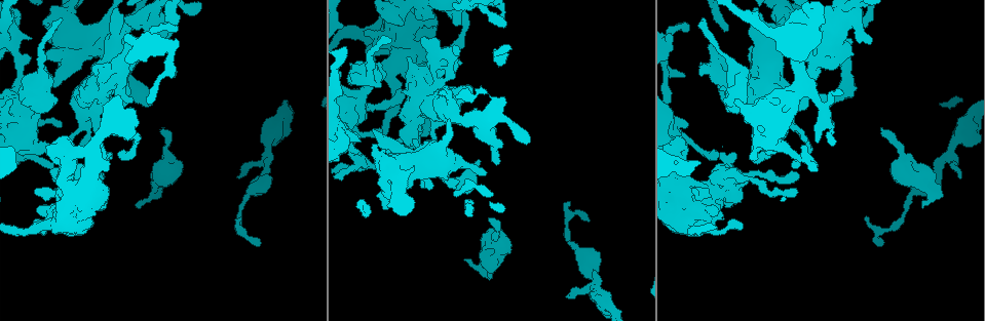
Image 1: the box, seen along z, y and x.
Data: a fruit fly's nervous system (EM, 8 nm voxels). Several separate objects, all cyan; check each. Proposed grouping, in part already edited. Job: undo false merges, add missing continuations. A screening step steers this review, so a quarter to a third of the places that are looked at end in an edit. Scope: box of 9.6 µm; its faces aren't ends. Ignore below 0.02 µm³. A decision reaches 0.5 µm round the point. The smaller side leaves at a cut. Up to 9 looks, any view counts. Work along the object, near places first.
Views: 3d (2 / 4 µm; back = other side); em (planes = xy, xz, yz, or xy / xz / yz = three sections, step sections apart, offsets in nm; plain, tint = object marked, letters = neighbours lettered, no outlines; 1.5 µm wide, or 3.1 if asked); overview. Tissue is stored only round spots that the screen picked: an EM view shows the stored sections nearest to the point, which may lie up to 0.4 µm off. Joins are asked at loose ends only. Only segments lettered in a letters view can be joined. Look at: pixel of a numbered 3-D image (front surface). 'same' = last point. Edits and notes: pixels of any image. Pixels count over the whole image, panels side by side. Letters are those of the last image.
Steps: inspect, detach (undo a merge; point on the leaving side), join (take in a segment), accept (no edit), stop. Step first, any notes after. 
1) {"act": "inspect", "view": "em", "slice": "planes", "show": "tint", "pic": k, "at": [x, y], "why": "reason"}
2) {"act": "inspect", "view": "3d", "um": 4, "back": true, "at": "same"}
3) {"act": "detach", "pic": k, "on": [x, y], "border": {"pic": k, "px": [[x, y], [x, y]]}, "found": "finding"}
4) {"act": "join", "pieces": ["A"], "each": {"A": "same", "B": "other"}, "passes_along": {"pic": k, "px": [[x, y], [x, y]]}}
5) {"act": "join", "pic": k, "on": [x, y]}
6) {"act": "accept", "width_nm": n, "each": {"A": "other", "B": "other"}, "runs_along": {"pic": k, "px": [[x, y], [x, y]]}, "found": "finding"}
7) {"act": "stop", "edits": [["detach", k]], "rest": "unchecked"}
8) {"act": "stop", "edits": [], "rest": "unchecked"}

{"act": "inspect", "view": "3d", "um": 4, "pic": 1, "at": [884, 242], "why": "tapers out"}

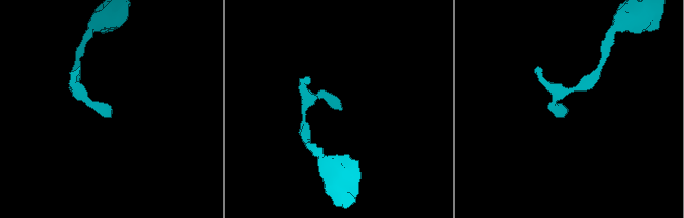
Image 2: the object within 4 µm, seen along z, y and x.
{"act": "inspect", "view": "em", "slice": "planes", "show": "letters", "pic": 2, "at": [112, 110], "why": "shape alone is not enough"}

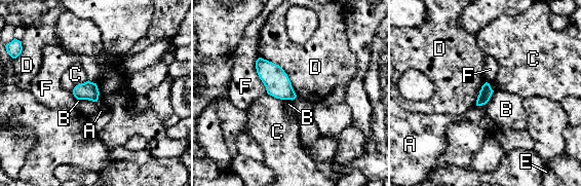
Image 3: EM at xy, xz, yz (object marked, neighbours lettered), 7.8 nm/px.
{"act": "accept", "each": {"A": "other", "B": "other", "C": "other", "D": "other", "E": "other", "F": "other"}, "border": {"pic": 3, "px": [[261, 58], [283, 70], [297, 97]]}, "found": "none of them fits"}

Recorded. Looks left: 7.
{"act": "inspect", "view": "em", "slice": "xy", "step": 4, "show": "letters", "pic": 1, "at": [958, 177], "why": "an open end"}

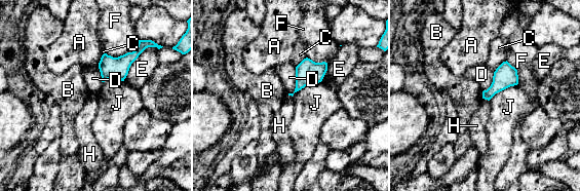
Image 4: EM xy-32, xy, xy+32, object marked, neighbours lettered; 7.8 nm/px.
{"act": "accept", "each": {"A": "other", "B": "other", "C": "other", "D": "other", "E": "other", "F": "other", "H": "other", "J": "other"}, "border": {"pic": 4, "px": [[482, 98], [488, 101]]}, "found": "none of them fits"}

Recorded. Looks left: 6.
{"act": "inspect", "view": "em", "slice": "xy", "step": 8, "show": "letters", "pic": 1, "at": [795, 189], "why": "an open end"}

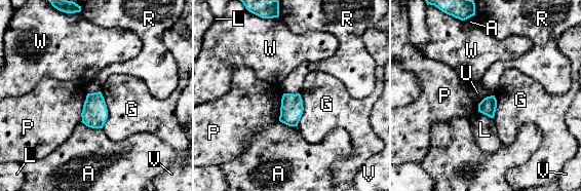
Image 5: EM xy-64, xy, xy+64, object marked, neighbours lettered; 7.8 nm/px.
{"act": "inspect", "view": "em", "slice": "planes", "show": "letters", "at": "same", "why": "cut it another way"}

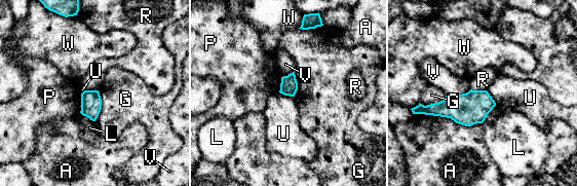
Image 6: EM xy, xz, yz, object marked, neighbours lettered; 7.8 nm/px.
{"act": "accept", "width_nm": 140, "each": {"A": "other", "G": "other", "L": "other", "P": "other", "R": "other", "U": "other", "V": "other", "W": "other"}, "border": {"pic": 6, "px": [[279, 91], [293, 97]]}, "found": "none of them fits"}

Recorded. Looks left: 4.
{"act": "inspect", "view": "3d", "um": 2, "pic": 1, "at": [342, 28], "why": "stops while still wide"}

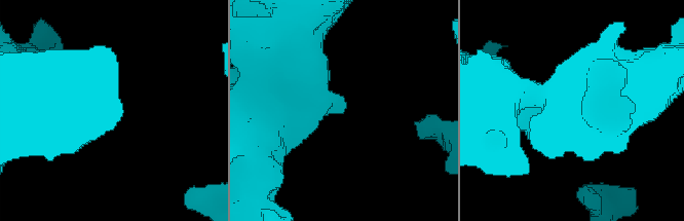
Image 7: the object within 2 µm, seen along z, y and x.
{"act": "inspect", "view": "em", "slice": "xz", "step": 4, "show": "tint", "pic": 7, "at": [343, 111]}

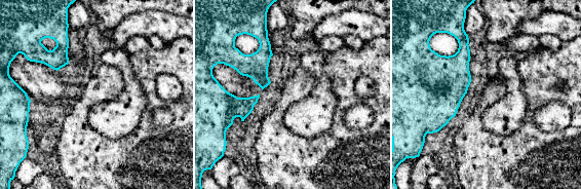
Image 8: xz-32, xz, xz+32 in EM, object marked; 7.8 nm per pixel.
{"act": "inspect", "view": "em", "slice": "planes", "show": "letters", "at": "same", "why": "another direction"}

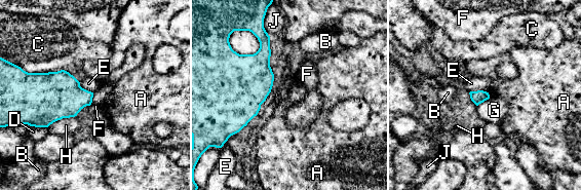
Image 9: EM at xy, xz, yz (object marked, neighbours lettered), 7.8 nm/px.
{"act": "accept", "each": {"A": "other", "B": "other", "C": "other", "D": "other", "E": "other", "F": "other", "G": "other", "H": "other", "J": "other"}, "border": {"pic": 9, "px": [[488, 92], [490, 97]]}, "found": "none of them fits"}

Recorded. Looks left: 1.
{"act": "stop", "edits": [], "rest": "unchecked"}

